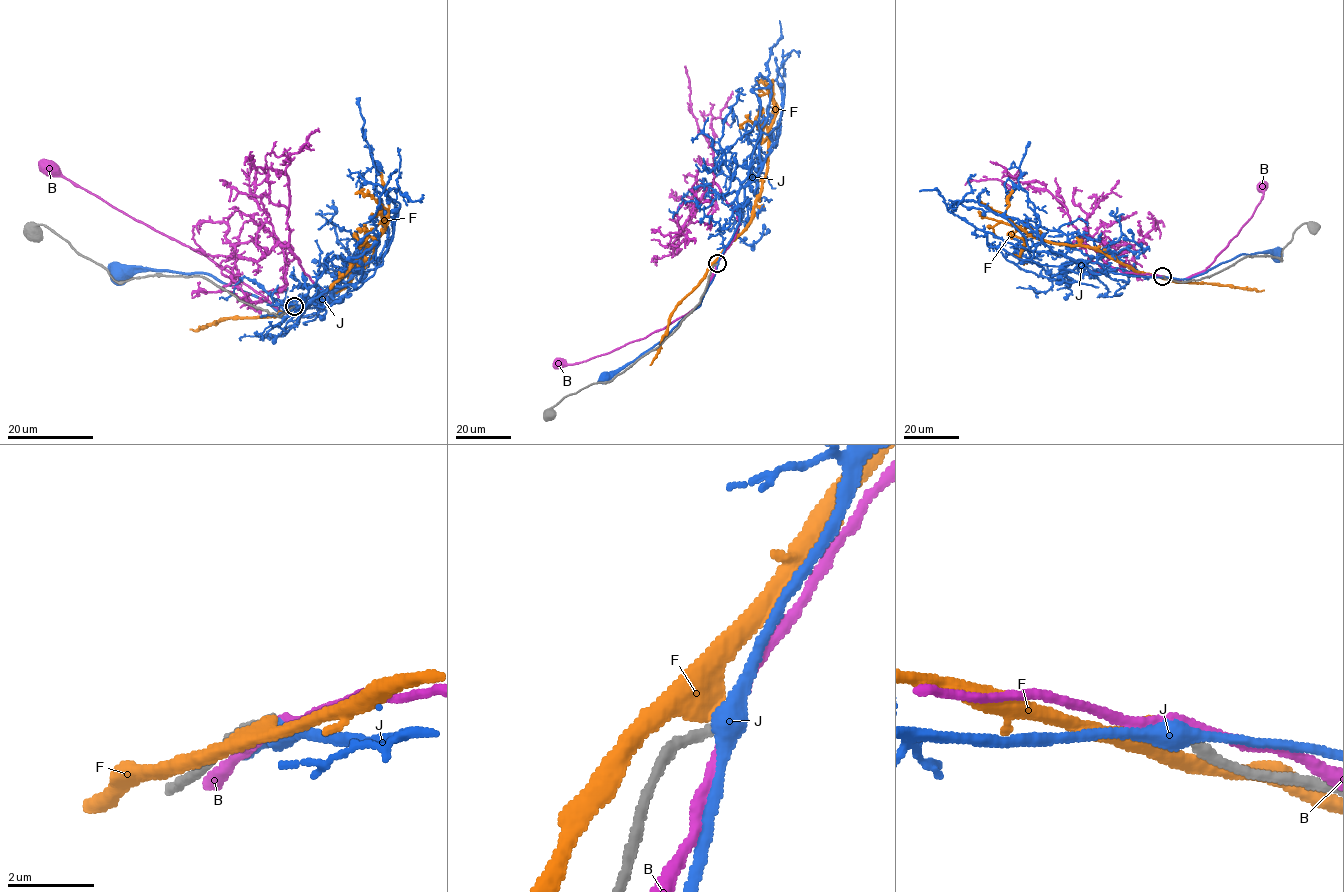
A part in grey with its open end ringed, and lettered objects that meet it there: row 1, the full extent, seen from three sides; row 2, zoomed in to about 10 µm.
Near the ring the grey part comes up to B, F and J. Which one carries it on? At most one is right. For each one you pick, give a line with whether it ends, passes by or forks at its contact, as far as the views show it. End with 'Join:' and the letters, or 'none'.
Join: none

